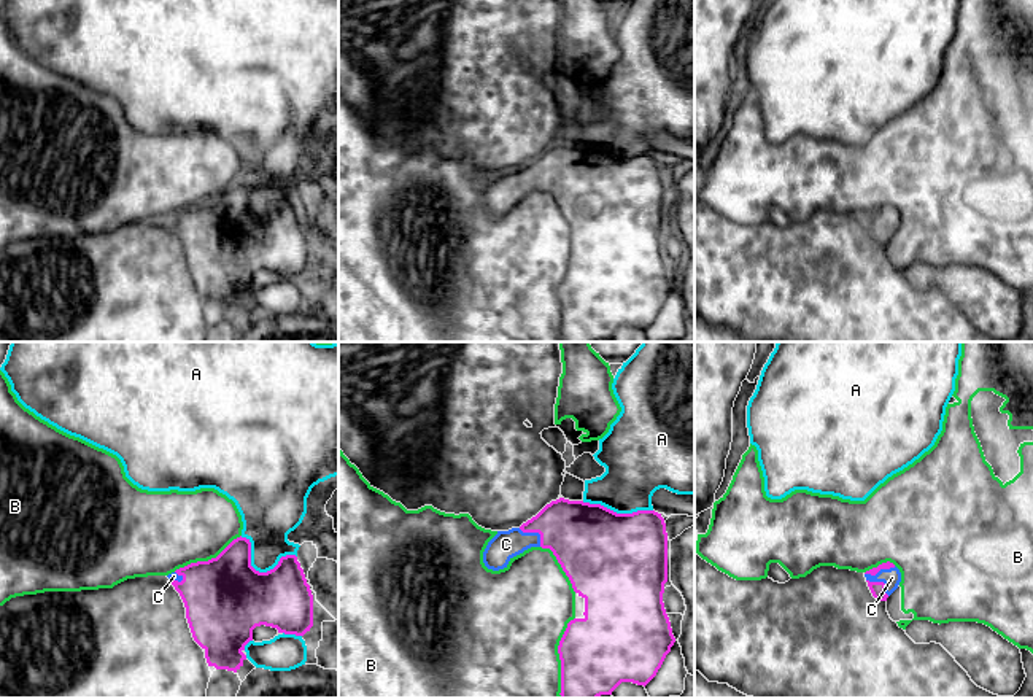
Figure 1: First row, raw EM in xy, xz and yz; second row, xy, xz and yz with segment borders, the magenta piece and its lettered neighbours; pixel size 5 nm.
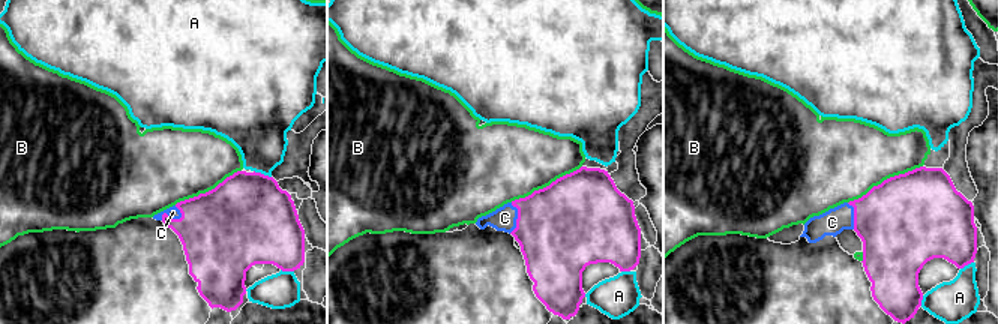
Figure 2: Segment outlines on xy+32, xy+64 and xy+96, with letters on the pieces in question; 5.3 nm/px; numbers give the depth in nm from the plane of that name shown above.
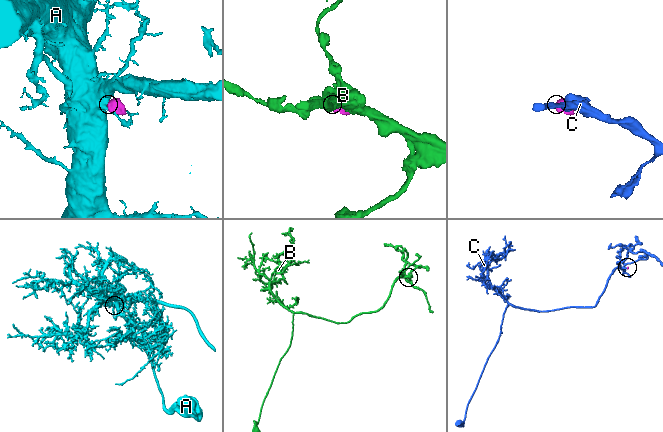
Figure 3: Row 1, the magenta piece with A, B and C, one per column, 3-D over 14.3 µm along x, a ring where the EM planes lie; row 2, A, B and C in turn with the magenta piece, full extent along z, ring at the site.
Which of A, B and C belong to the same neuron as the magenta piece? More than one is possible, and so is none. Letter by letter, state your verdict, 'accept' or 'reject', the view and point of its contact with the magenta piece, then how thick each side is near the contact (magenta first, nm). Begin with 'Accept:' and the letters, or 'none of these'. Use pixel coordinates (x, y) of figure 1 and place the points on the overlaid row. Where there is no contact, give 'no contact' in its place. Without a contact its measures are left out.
Accept: C
A: reject; meets magenta in xy at (258, 571); 420 nm thick on the magenta side, 240 nm on the other
B: reject; meets magenta in xz at (560, 657); 380 nm thick on the magenta side, 500 nm on the other
C: accept; meets magenta in xz at (534, 531); 340 nm thick on the magenta side, 140 nm on the other

